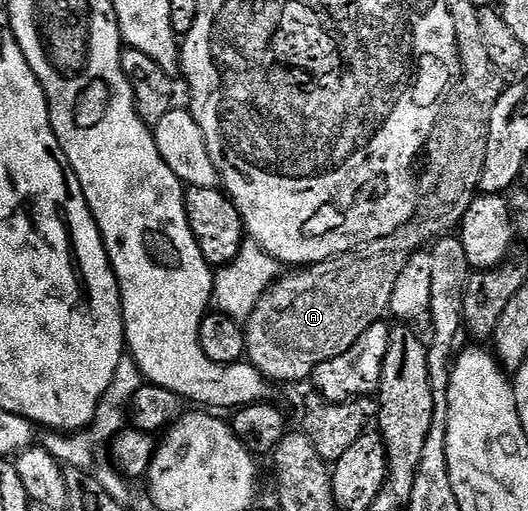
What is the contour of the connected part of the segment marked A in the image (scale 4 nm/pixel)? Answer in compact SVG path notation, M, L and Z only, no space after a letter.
M480 58L473 59L469 63L469 68L456 80L455 86L446 94L441 108L441 116L437 119L435 129L431 129L431 137L425 142L425 150L423 152L423 163L425 159L425 172L420 172L419 182L417 184L417 198L419 202L416 204L416 215L409 223L406 223L400 231L396 231L394 235L388 235L382 239L376 239L369 244L358 247L356 251L345 251L342 255L334 255L331 259L324 259L322 263L302 266L300 269L293 269L288 273L282 274L268 289L263 293L263 297L259 297L259 301L255 305L255 309L247 322L244 324L245 333L245 355L247 356L248 366L252 370L257 371L266 380L277 383L297 383L300 379L308 380L312 376L313 369L319 366L323 361L331 361L335 357L339 357L343 353L347 353L351 349L351 345L355 345L359 341L359 337L363 337L363 333L367 333L367 329L371 329L371 325L382 322L386 318L389 310L389 302L391 301L391 293L395 291L395 281L399 279L399 273L403 273L403 265L407 265L407 261L422 250L426 245L432 244L434 240L440 239L442 236L448 236L460 224L461 218L467 213L467 209L471 205L471 201L477 198L481 185L481 178L485 172L485 162L487 161L487 139L488 126L491 124L492 107L499 101L503 90L503 83L495 74L492 67L486 65Z

